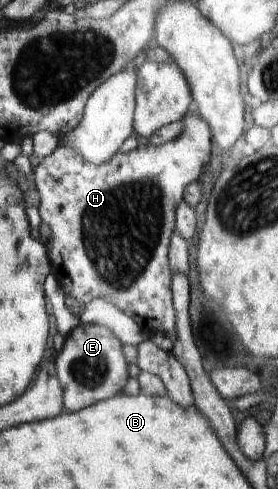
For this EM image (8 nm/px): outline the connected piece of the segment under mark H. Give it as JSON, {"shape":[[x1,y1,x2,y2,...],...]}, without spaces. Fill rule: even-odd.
{"shape":[[193,107,186,115,183,115,180,135,176,139,162,145,141,145,128,153,117,151,108,161,102,162,100,165,94,165,92,162,86,161,82,154,78,153,77,149,63,144,60,144,49,156,40,159,35,172,33,172,33,176,35,176,34,183,39,191,39,214,42,221,51,230,51,238,46,246,52,266,51,273,55,275,65,294,69,294,77,302,83,302,83,304,89,304,93,299,109,301,129,315,142,328,143,332,151,337,157,332,166,333,175,328,176,316,170,285,170,278,172,276,168,263,168,248,176,225,177,205,183,201,185,187,192,182,196,182,201,174,201,169,207,166,211,152,211,142,213,142,213,137,207,121]]}

